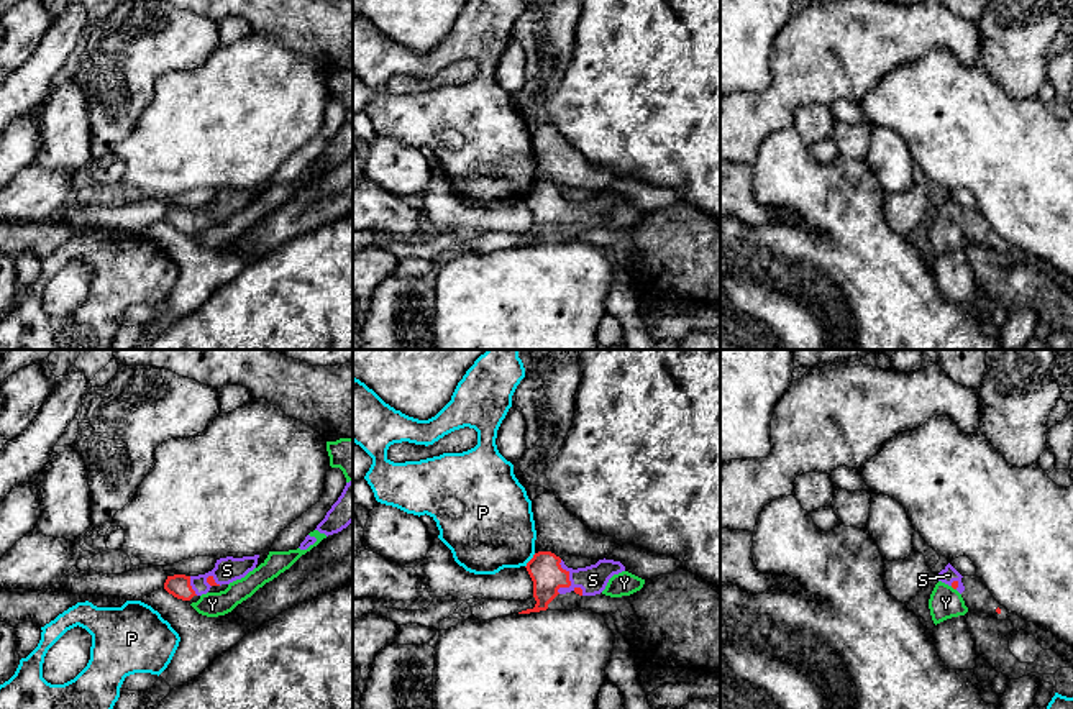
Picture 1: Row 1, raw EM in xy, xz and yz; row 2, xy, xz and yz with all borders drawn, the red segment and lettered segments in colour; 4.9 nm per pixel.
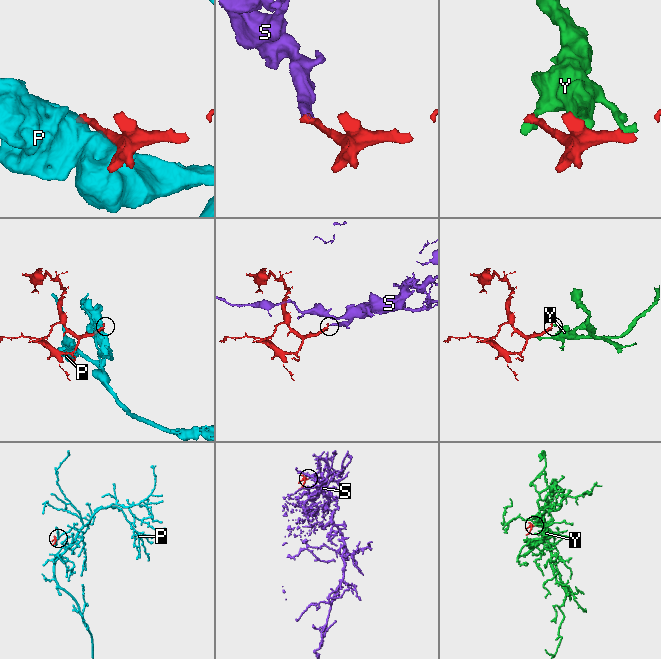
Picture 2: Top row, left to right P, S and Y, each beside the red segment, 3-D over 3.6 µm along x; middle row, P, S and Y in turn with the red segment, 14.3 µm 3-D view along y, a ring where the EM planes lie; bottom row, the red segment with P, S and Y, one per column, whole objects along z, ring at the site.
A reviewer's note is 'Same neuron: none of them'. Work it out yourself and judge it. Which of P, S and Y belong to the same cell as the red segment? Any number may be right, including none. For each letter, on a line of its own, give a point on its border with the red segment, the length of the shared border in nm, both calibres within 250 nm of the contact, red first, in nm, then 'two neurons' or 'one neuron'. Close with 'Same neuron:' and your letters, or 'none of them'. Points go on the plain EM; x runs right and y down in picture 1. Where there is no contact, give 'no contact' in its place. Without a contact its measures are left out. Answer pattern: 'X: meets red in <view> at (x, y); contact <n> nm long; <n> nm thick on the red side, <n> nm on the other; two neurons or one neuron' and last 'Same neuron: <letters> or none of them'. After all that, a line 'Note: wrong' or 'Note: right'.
P: meets red in xz at (530, 192); contact 90 nm long; 160 nm thick on the red side, 420 nm on the other; two neurons
S: meets red in xz at (568, 212); contact 170 nm long; 160 nm thick on the red side, 140 nm on the other; one neuron
Y: meets red in yz at (954, 220); contact 40 nm long; 30 nm thick on the red side, 160 nm on the other; two neurons
Same neuron: S
Note: wrong

